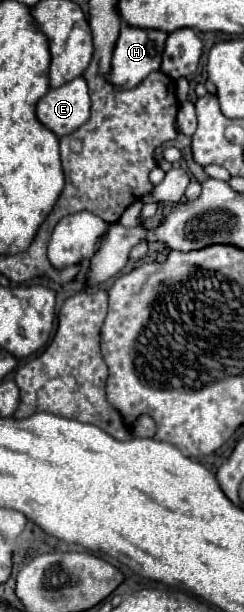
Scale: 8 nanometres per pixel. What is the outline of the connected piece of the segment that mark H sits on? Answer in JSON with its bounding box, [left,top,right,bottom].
[106,25,166,89]

